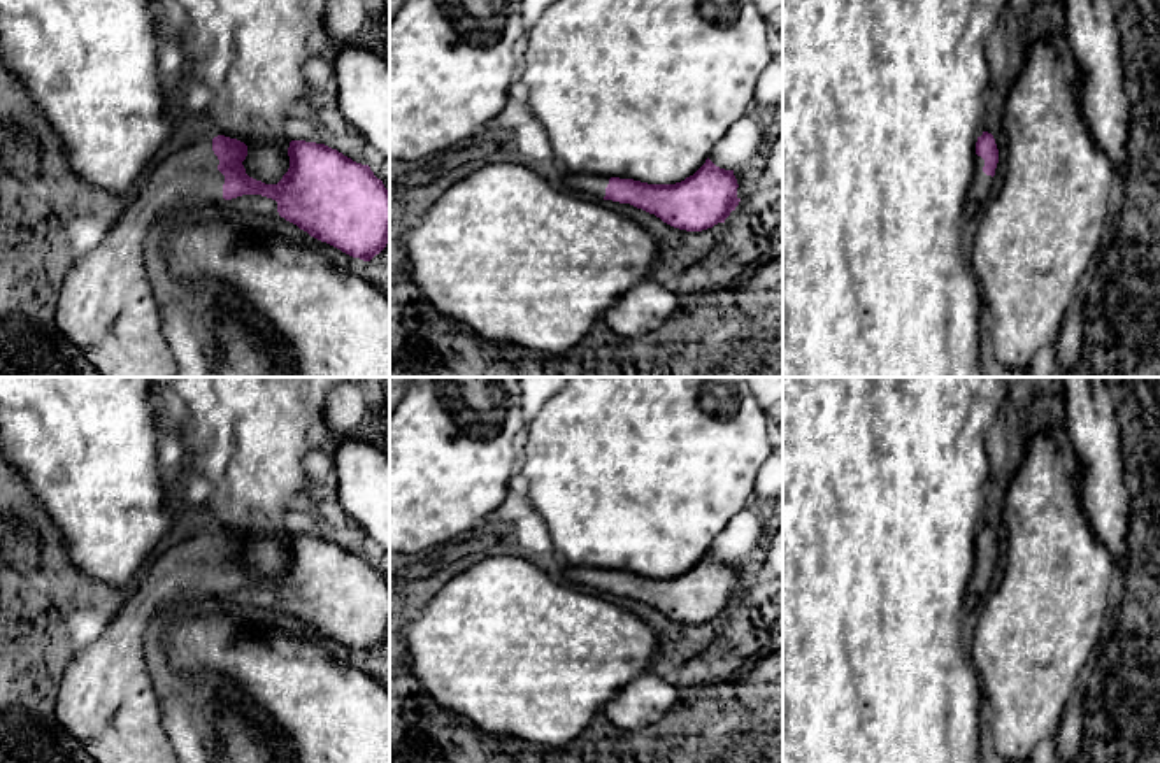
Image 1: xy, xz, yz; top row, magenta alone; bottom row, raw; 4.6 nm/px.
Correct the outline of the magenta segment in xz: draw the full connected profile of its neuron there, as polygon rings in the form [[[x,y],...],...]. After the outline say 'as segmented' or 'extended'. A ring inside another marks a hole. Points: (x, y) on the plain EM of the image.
[[[709,551],[693,568],[676,577],[648,577],[572,563],[562,574],[565,584],[630,596],[686,624],[702,624],[725,616],[741,595],[734,563],[720,561]]]; extended

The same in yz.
[[[981,524],[976,535],[976,563],[970,574],[965,595],[962,600],[962,610],[974,614],[983,609],[988,598],[990,581],[993,577],[995,561],[999,556],[999,542],[995,531],[988,524]]]; extended

